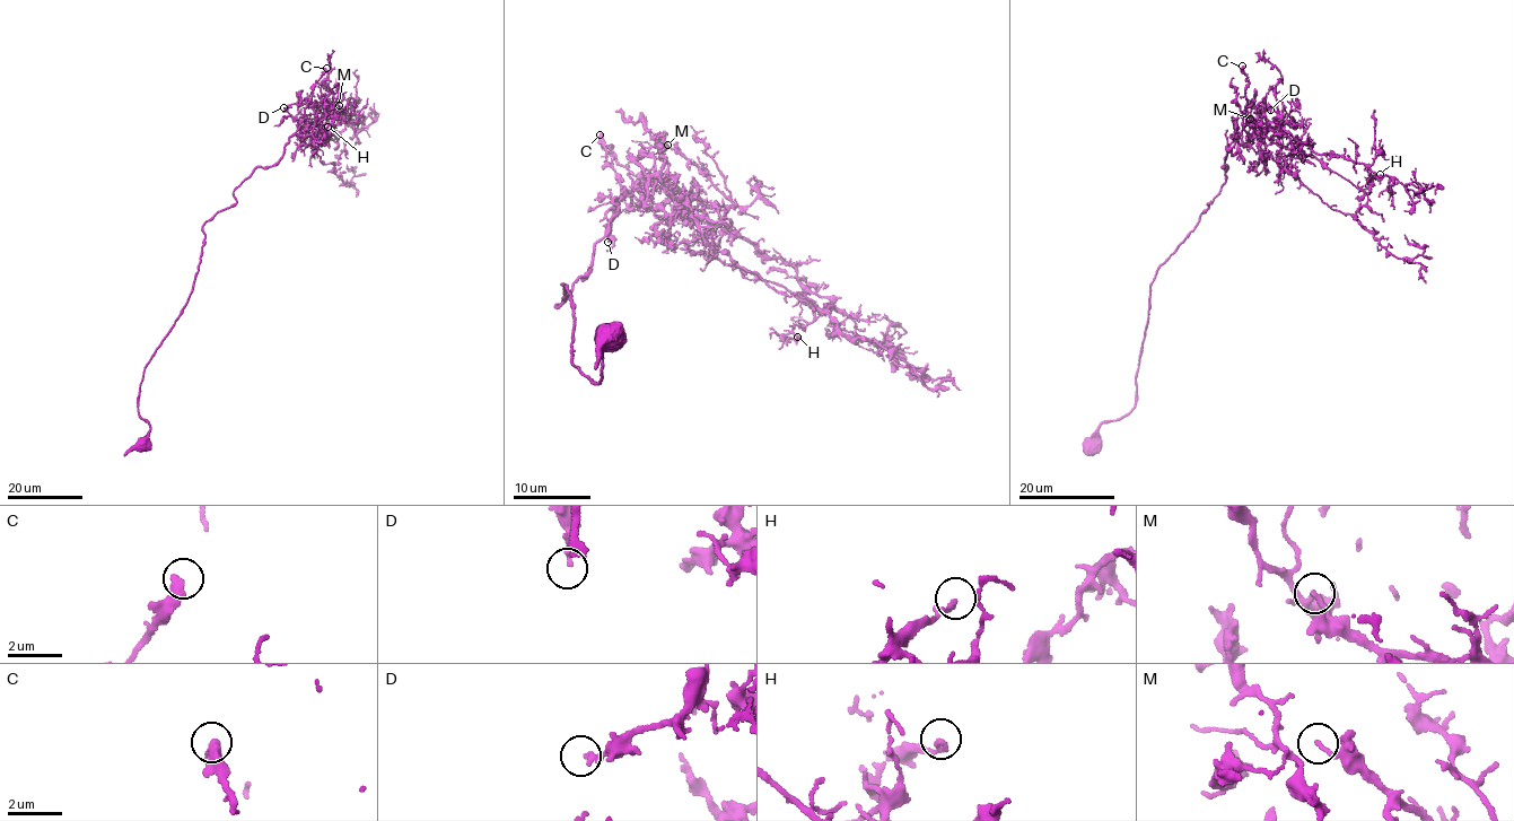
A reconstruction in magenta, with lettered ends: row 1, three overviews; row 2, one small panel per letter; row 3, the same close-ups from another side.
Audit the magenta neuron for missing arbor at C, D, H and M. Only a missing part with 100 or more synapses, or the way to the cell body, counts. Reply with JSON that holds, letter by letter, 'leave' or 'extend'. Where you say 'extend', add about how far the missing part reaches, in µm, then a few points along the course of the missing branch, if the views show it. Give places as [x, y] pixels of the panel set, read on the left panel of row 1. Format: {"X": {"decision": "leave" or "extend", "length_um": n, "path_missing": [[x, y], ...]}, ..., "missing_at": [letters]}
{"C": {"decision": "leave"}, "D": {"decision": "leave"}, "H": {"decision": "leave"}, "M": {"decision": "leave"}, "missing_at": []}

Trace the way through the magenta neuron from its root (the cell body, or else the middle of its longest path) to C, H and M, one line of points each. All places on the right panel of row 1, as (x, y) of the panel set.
C: (1091, 442), (1102, 424), (1136, 405), (1149, 284), (1209, 208), (1225, 182), (1228, 146), (1251, 123), (1242, 66)
H: (1091, 442), (1136, 405), (1149, 284), (1225, 182), (1244, 127), (1274, 159), (1297, 149), (1366, 193), (1380, 174)
M: (1091, 442), (1136, 405), (1149, 284), (1225, 182), (1230, 143), (1246, 125), (1289, 169), (1291, 139), (1250, 119)

